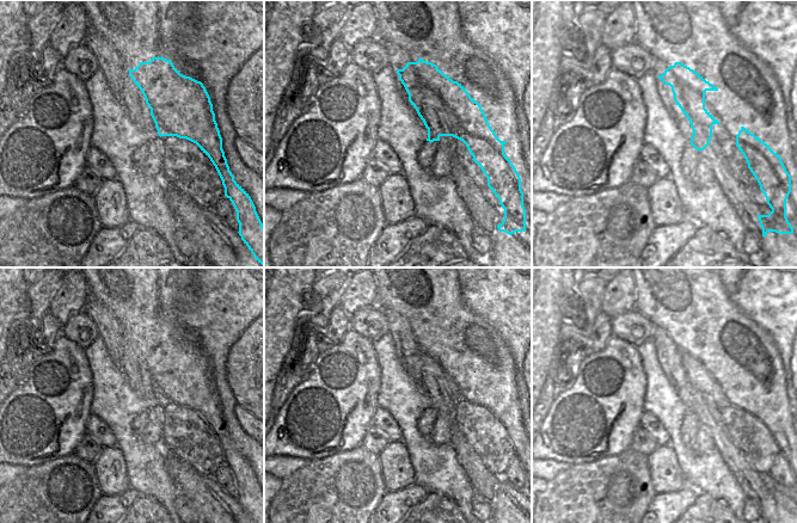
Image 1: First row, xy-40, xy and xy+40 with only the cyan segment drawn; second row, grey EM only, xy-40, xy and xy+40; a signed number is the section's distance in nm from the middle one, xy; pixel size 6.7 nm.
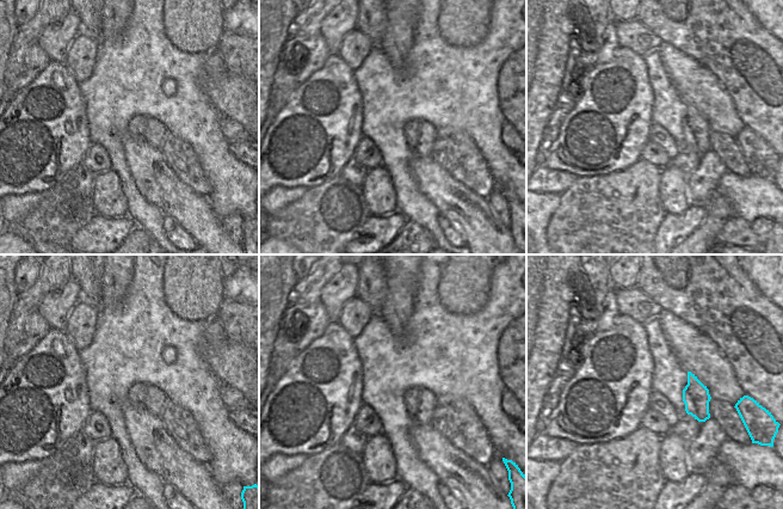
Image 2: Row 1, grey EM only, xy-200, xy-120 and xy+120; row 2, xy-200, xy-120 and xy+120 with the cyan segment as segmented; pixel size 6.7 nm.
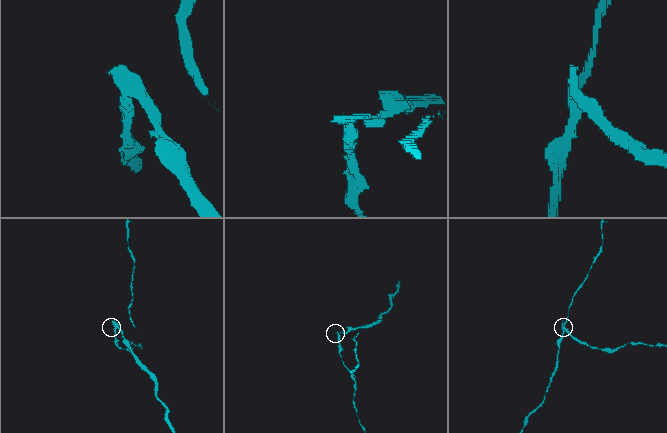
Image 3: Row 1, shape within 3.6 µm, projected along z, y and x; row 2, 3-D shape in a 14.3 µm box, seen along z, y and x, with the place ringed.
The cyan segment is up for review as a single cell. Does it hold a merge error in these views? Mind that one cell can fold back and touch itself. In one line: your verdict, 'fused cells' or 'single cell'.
fused cells

